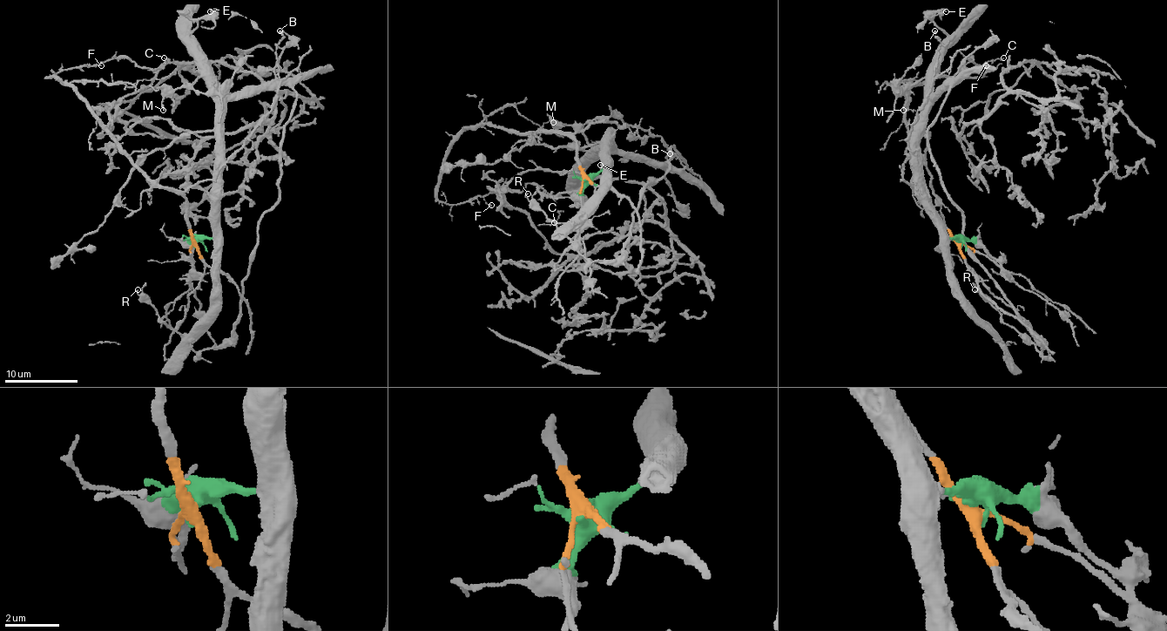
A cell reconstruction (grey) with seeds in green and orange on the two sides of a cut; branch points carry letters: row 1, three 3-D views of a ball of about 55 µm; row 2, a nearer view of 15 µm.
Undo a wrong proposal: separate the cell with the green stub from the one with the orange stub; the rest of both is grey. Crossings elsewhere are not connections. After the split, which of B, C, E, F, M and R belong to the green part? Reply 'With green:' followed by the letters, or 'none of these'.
With green: E, M, R

